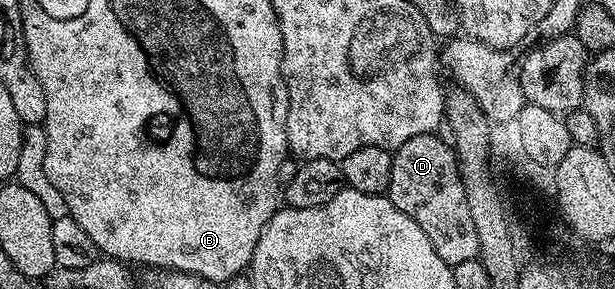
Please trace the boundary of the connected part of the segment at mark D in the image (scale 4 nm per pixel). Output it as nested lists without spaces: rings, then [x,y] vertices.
[[[436,133],[414,135],[414,139],[406,139],[406,143],[392,153],[390,187],[386,194],[398,211],[410,215],[410,219],[426,231],[426,239],[430,239],[434,251],[438,251],[441,259],[451,266],[475,261],[480,256],[478,235],[472,233],[464,214],[457,175],[456,152],[447,140],[444,142]]]

